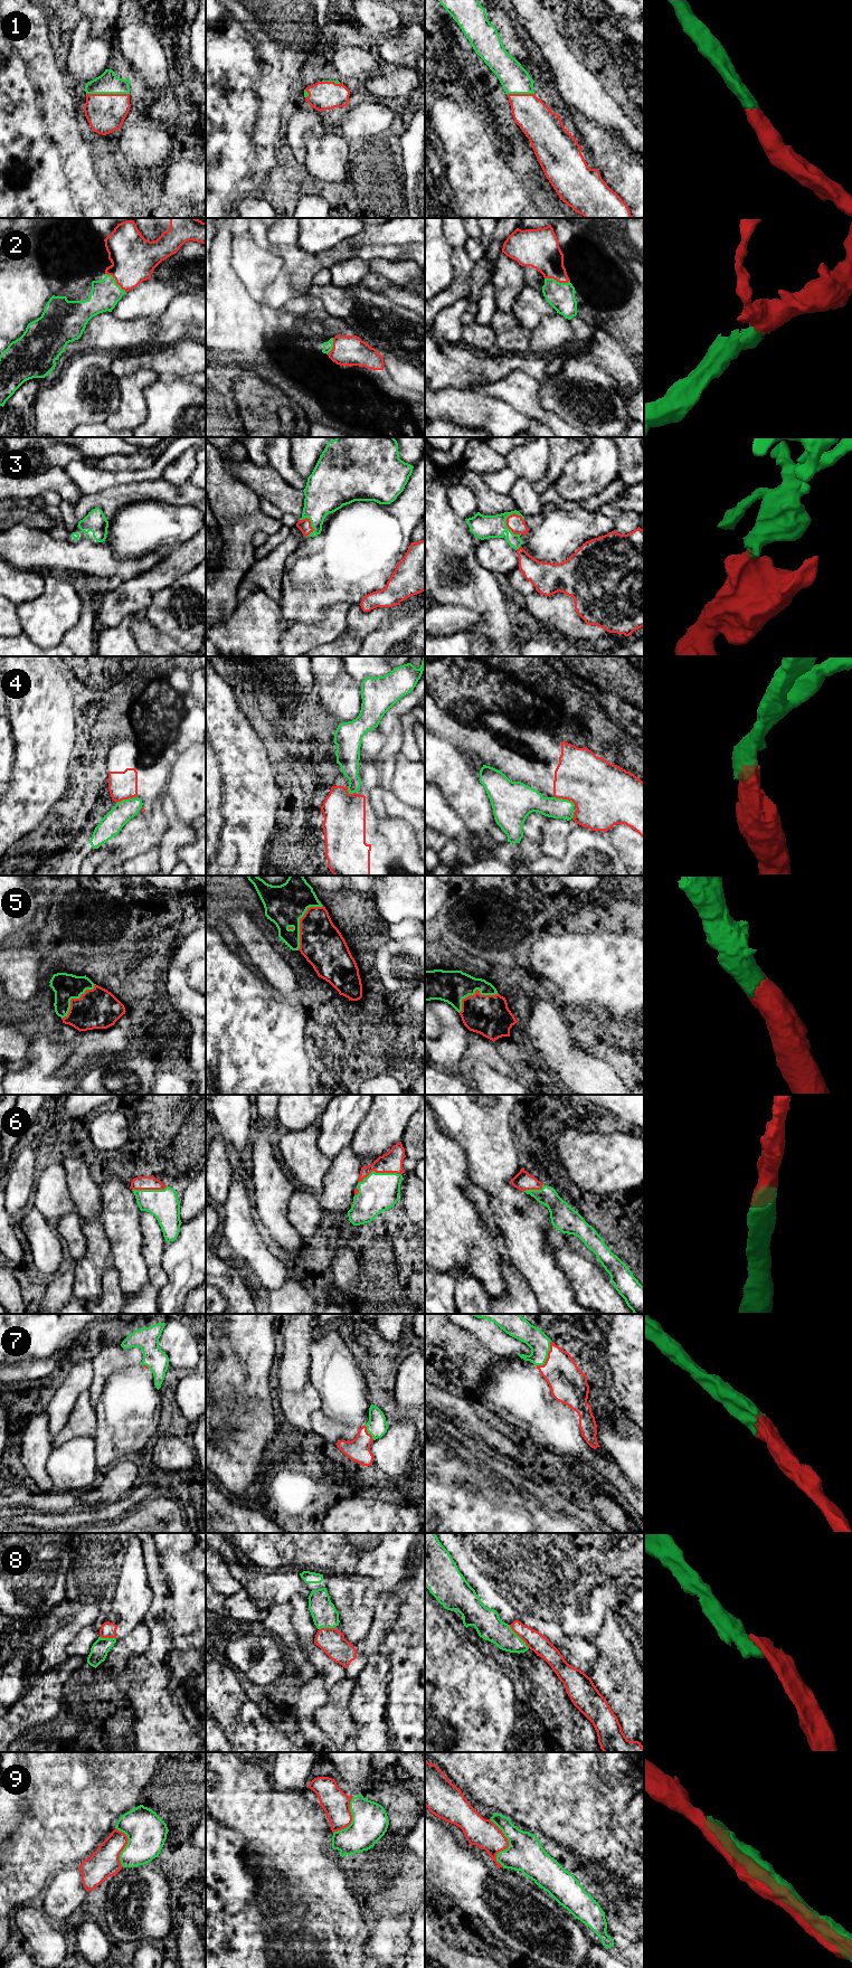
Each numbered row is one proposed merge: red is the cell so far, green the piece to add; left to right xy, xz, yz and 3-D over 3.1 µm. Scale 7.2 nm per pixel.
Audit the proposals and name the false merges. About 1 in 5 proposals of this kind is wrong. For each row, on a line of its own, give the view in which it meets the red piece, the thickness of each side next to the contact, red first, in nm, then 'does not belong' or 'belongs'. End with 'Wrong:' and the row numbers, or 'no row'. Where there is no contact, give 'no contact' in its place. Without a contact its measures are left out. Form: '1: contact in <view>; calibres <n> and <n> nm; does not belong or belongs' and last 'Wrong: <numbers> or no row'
1: contact in xy; calibres 280 and 160 nm; belongs
2: contact in xy; calibres 320 and 200 nm; belongs
3: contact in yz; calibres 120 and 180 nm; belongs
4: contact in yz; calibres 400 and 170 nm; does not belong
5: contact in xz; calibres 320 and 300 nm; belongs
6: contact in xz; calibres 160 and 280 nm; belongs
7: contact in yz; calibres 260 and 150 nm; belongs
8: contact in yz; calibres 140 and 190 nm; does not belong
9: contact in yz; calibres 200 and 260 nm; does not belong
Wrong: 4, 8, 9

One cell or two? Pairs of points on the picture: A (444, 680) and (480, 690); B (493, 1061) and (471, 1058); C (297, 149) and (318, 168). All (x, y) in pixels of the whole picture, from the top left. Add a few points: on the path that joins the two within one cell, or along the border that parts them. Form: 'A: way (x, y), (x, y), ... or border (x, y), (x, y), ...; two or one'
A: way (453, 682), (471, 688); one
B: way (488, 1056), (476, 1056); one
C: border (322, 135), (306, 136), (306, 157), (303, 164); two

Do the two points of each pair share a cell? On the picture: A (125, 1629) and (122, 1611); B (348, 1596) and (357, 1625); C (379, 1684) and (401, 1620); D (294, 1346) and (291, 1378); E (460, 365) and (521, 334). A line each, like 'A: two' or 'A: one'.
A: one
B: one
C: one
D: one
E: two

